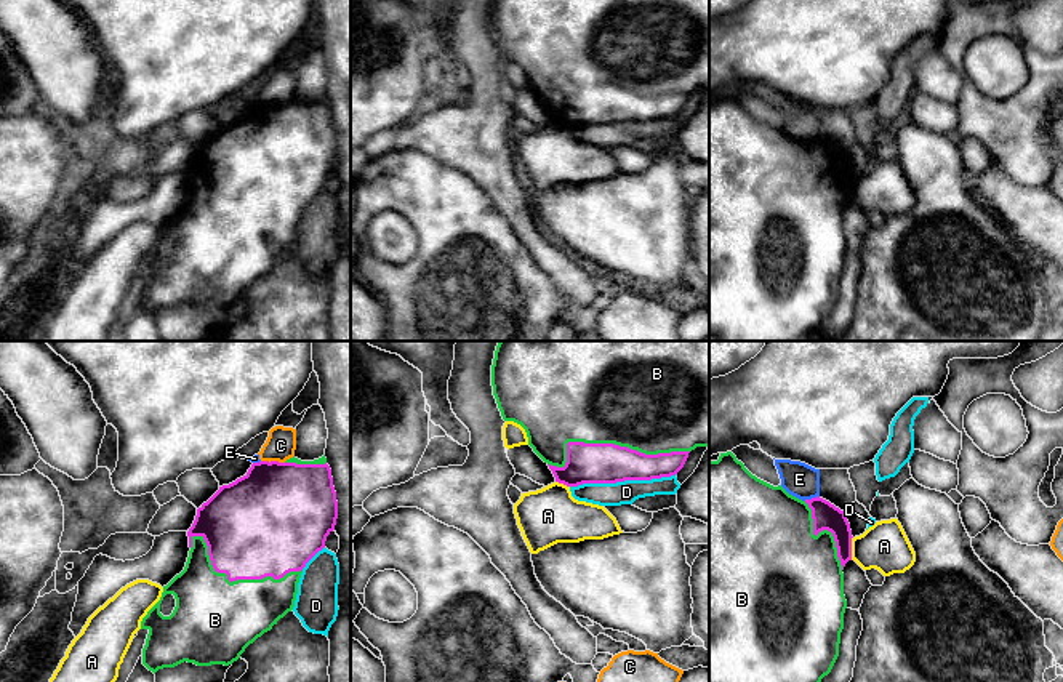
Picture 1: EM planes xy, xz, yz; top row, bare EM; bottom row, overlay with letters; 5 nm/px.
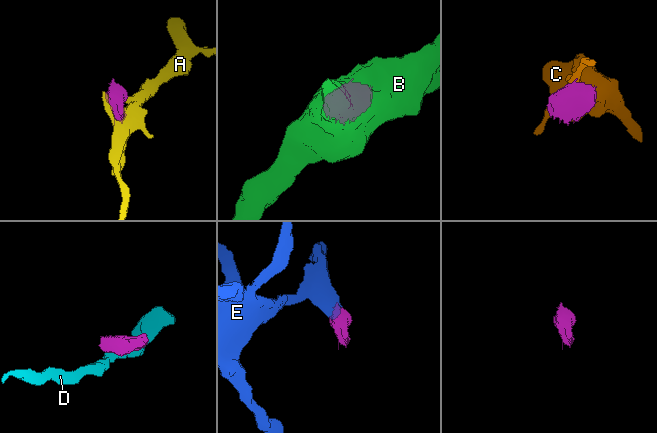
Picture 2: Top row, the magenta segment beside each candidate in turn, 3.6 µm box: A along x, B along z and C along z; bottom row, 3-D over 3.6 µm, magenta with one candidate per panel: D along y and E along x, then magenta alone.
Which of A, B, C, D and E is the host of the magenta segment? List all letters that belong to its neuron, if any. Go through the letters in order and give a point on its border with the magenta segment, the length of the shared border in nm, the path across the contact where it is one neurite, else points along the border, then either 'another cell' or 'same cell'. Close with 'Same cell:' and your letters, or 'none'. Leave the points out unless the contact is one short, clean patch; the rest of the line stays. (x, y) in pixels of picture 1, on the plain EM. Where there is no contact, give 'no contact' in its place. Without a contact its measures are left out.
A: yz (850, 189) | 120 nm | another cell
B: xz (609, 85) | 700 nm | same cell
C: xy (272, 103) | 120 nm | along xy (261, 101), (284, 104) | another cell
D: xz (623, 122) | 550 nm | another cell
E: yz (812, 140) | 80 nm | along yz (818, 136), (804, 141) | another cell
Same cell: B

